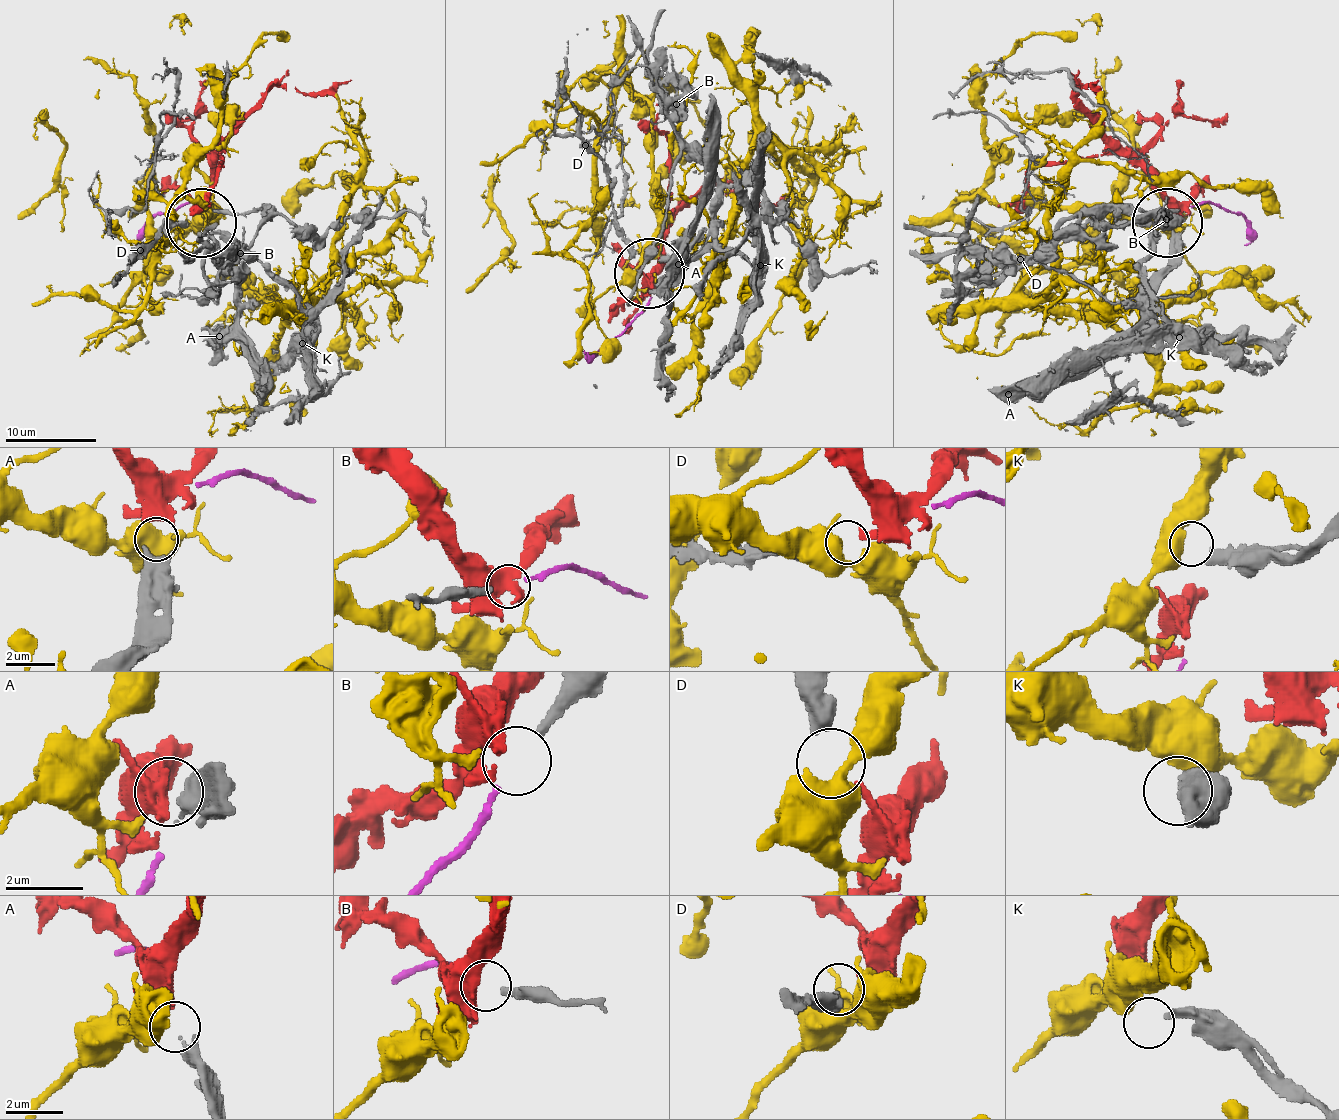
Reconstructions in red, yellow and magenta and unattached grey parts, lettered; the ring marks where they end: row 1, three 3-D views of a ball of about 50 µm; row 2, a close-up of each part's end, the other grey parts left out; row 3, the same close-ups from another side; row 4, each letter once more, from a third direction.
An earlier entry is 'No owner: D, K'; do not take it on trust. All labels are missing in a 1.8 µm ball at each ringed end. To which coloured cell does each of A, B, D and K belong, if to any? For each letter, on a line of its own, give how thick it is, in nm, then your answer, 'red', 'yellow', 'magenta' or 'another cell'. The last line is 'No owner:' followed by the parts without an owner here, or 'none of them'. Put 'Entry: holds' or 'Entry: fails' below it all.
A: 480 nm thick; red
B: 280 nm thick; magenta
D: 500 nm thick; another cell
K: 400 nm thick; another cell
No owner: D, K
Entry: holds

